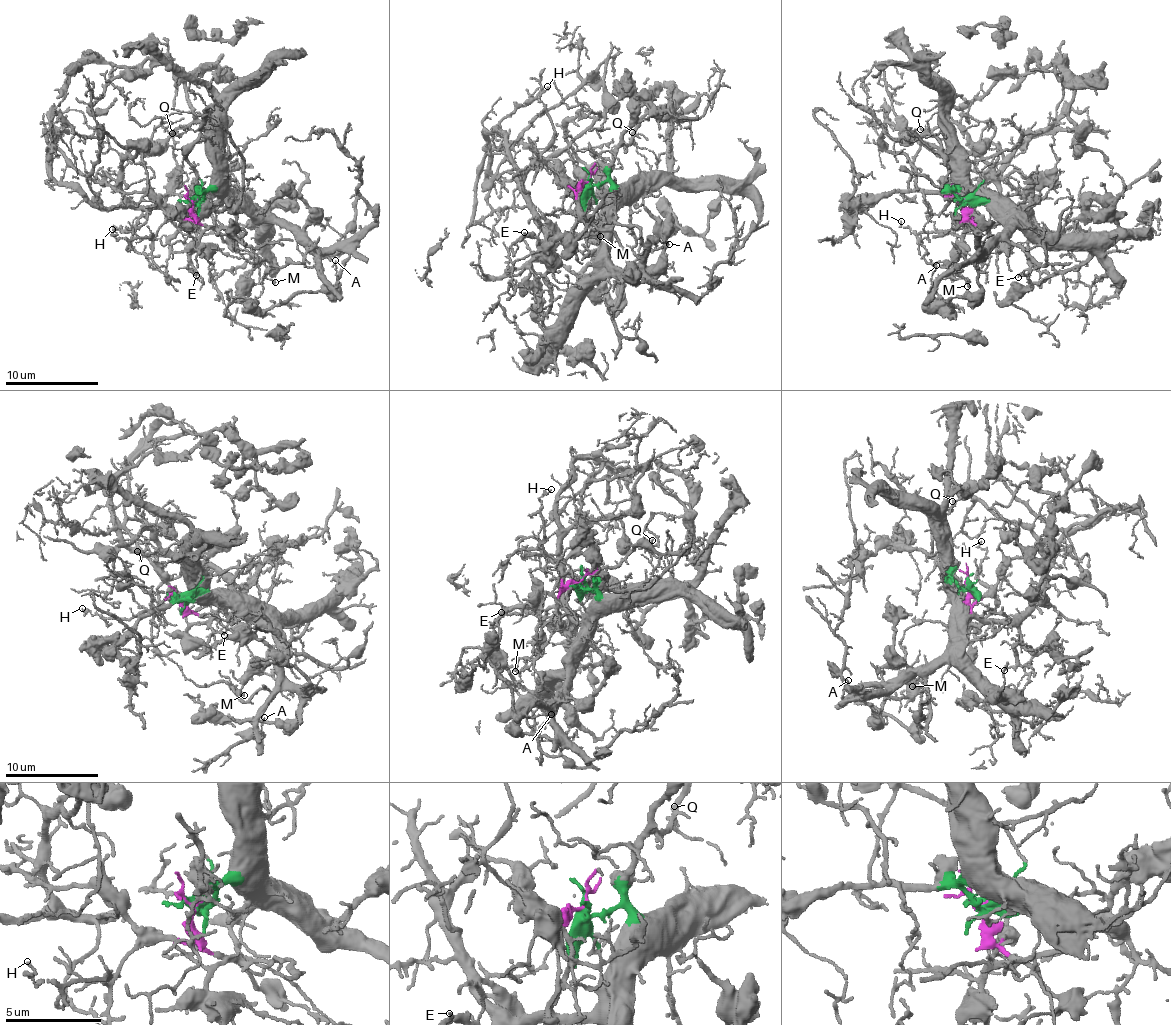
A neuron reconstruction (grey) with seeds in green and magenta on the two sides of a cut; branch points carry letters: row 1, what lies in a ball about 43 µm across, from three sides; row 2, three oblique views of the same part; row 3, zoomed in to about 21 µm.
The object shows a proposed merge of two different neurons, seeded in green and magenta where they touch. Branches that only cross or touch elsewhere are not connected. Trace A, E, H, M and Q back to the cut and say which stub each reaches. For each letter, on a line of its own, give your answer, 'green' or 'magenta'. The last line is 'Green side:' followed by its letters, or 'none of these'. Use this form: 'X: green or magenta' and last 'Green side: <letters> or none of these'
A: green
E: green
H: magenta
M: green
Q: green
Green side: A, E, M, Q

